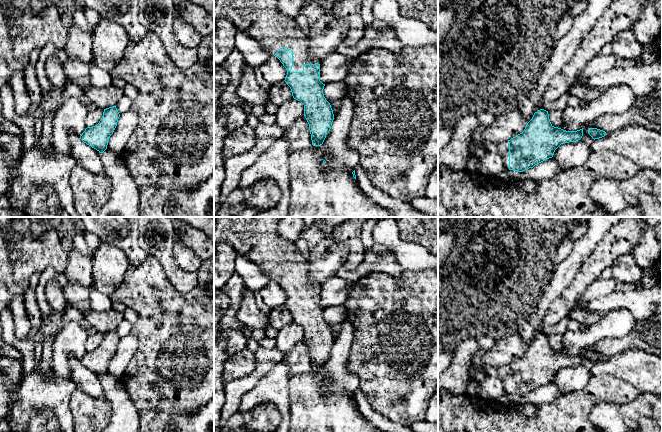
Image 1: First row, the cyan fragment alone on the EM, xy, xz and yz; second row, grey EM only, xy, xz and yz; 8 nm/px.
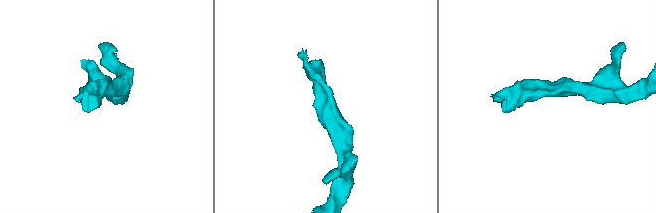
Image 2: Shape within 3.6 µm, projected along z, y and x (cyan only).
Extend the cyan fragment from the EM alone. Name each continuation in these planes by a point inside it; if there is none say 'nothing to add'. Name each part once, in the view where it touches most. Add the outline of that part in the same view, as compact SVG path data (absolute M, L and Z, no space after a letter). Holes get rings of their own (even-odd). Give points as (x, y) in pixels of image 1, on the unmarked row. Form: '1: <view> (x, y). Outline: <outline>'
1: xz (257, 238). Outline: M214 217L214 244L227 241L235 248L237 255L249 258L263 273L274 280L283 270L293 275L293 291L290 296L302 296L304 288L320 288L308 278L308 260L296 249L292 241L278 234L283 217Z

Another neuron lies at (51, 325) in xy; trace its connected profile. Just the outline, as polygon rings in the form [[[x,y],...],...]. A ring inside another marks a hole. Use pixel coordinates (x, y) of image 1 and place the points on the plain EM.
[[[52,310],[50,314],[43,318],[41,316],[40,323],[34,332],[30,331],[27,338],[30,338],[34,344],[41,342],[42,344],[54,334],[57,334],[61,329],[62,312]]]

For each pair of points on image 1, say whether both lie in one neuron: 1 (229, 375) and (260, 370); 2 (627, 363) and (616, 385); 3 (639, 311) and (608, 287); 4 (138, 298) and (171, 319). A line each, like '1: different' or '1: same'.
1: different
2: different
3: different
4: same

